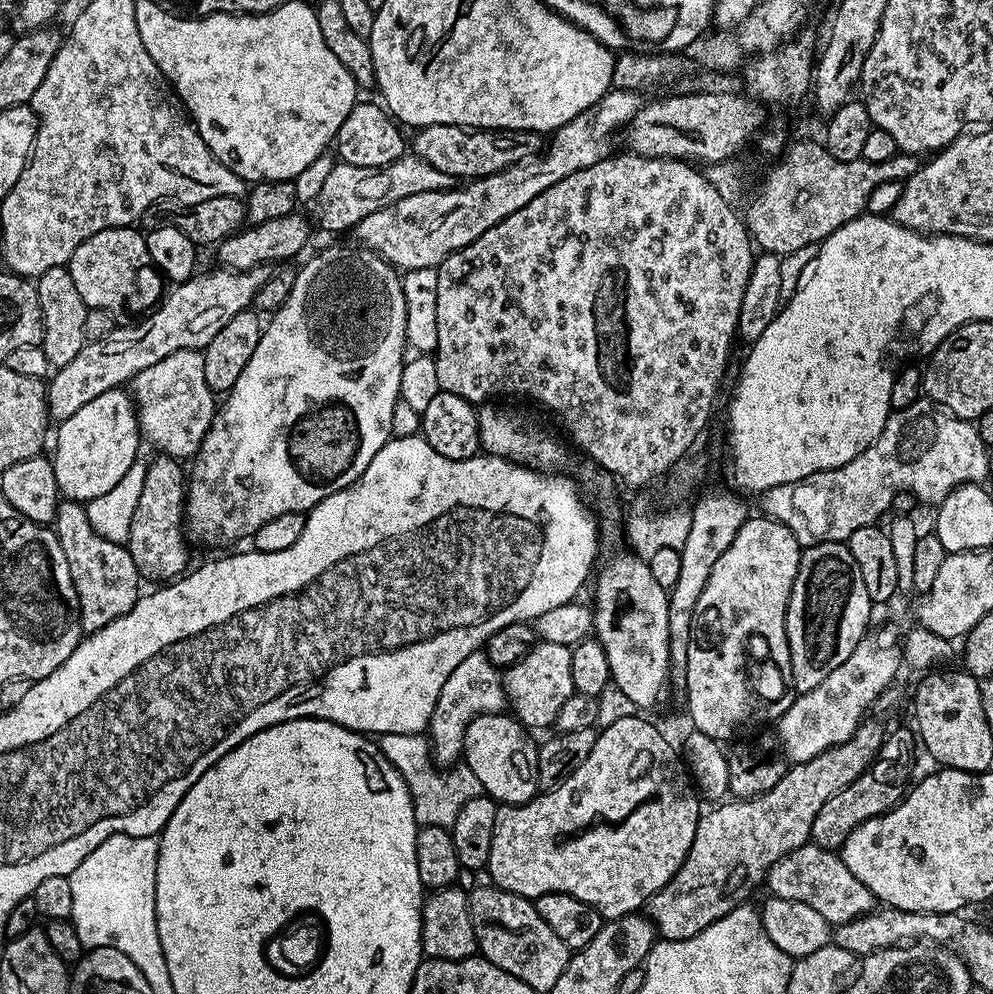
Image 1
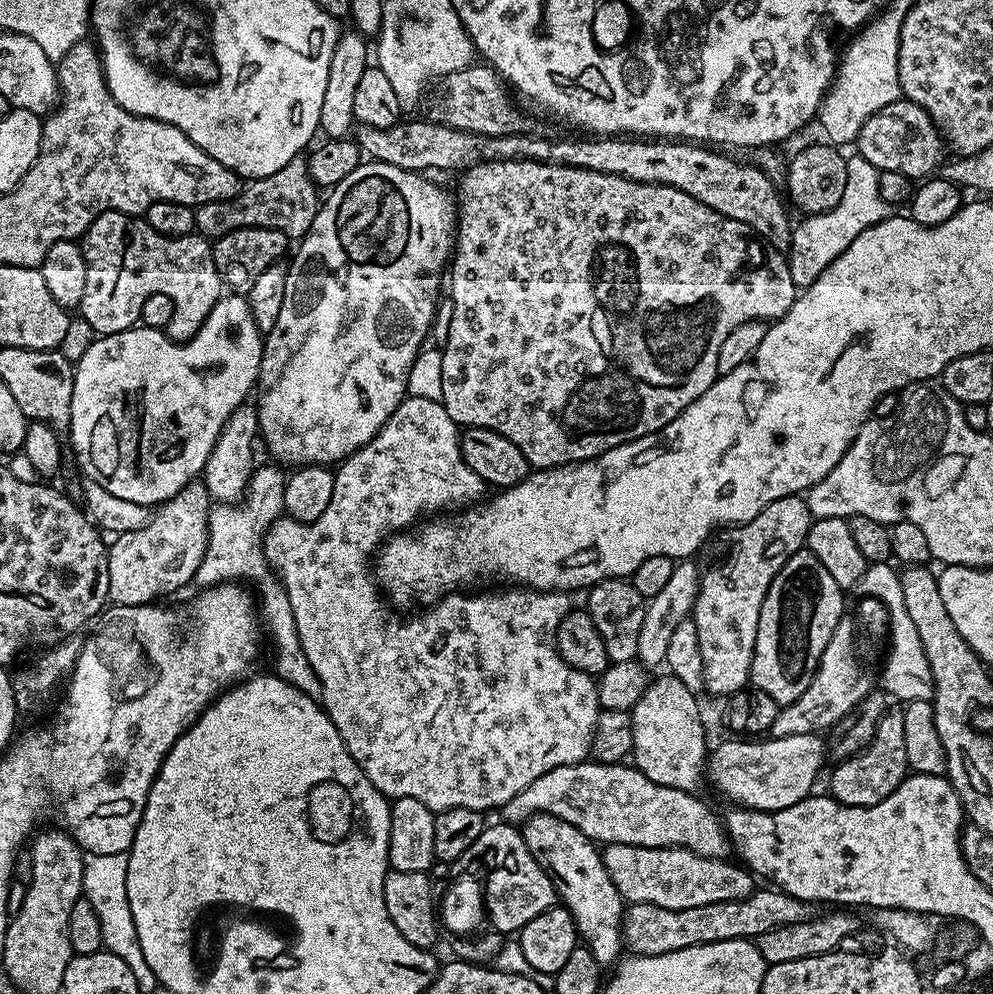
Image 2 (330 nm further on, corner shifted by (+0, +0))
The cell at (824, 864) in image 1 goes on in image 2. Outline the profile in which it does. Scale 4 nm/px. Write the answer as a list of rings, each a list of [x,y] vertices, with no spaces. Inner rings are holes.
[[[581,762],[570,766],[558,766],[542,774],[542,778],[534,778],[530,786],[514,794],[514,798],[510,798],[510,802],[504,804],[502,815],[503,819],[513,826],[523,825],[525,820],[537,814],[557,816],[562,818],[562,822],[570,822],[570,826],[578,826],[582,834],[604,846],[629,844],[647,848],[689,848],[694,854],[706,858],[727,857],[730,852],[728,829],[724,827],[721,817],[716,817],[698,797],[699,795],[691,792],[650,782],[650,778],[646,778],[646,774],[642,774],[637,768],[627,769],[619,763]]]

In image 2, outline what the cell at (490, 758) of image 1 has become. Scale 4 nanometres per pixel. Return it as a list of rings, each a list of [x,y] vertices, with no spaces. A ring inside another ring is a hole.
[[[537,814],[530,817],[522,825],[522,835],[532,857],[544,867],[556,885],[559,903],[574,918],[579,939],[592,951],[594,958],[598,958],[601,966],[615,965],[621,959],[620,951],[626,948],[626,901],[606,870],[601,849],[589,836],[582,834],[578,826],[570,826],[570,822],[562,822],[557,816]]]

